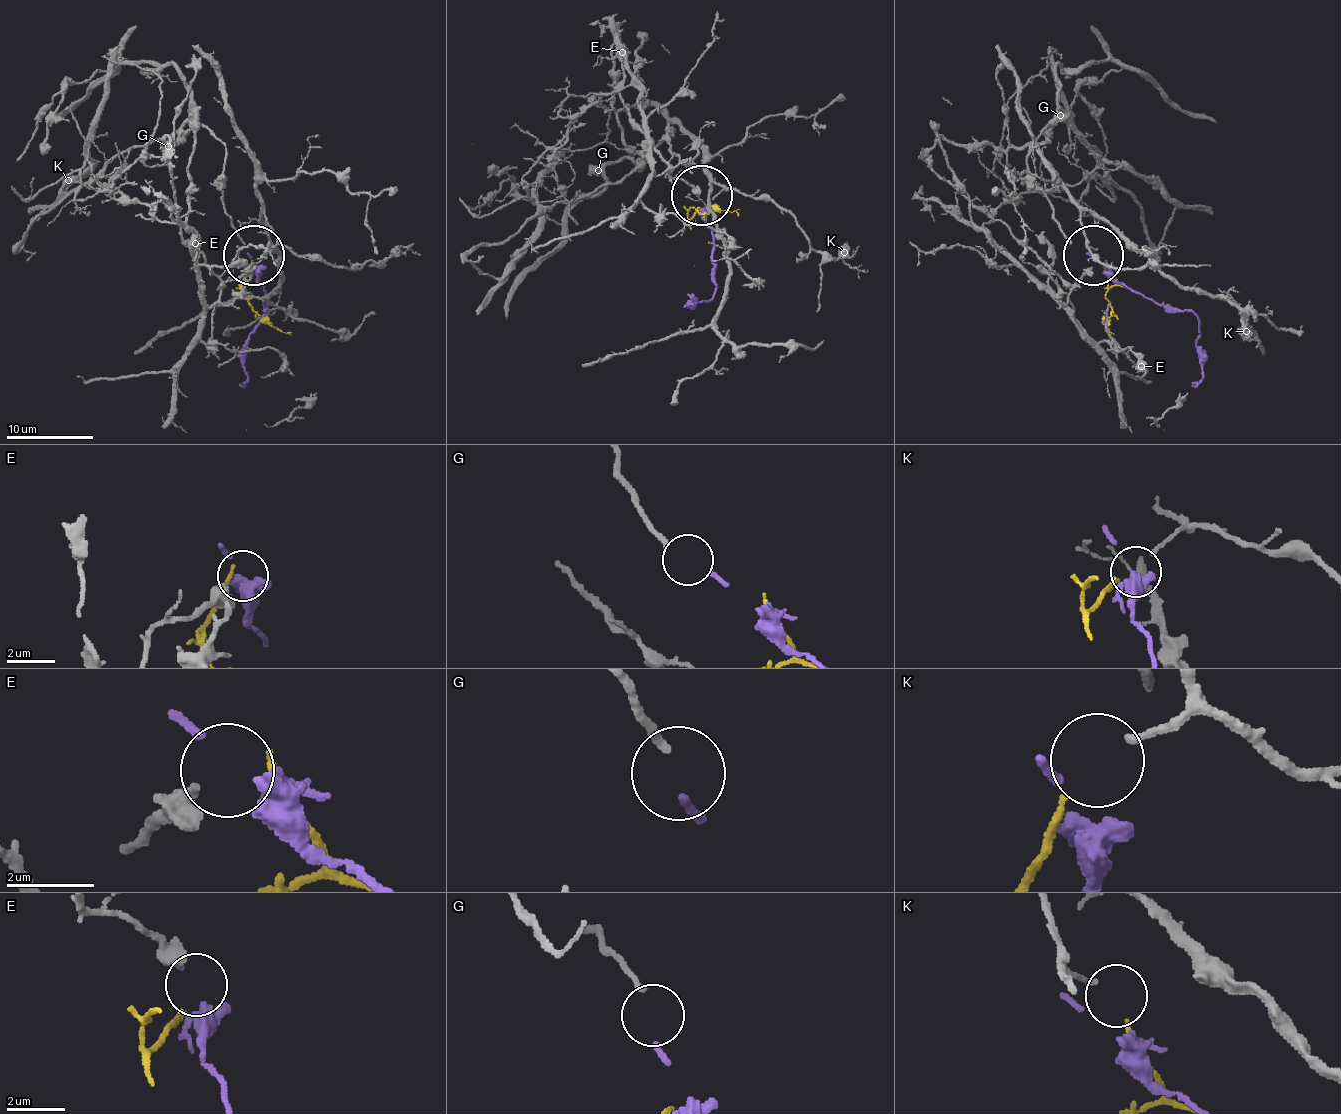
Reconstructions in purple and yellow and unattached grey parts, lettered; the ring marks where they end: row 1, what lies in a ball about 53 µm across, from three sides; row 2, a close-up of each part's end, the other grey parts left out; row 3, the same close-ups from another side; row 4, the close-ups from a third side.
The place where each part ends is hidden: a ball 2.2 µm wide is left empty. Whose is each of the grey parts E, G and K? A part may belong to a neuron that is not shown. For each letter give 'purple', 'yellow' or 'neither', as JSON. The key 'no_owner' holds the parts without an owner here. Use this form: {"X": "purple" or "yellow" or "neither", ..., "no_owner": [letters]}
{"E": "neither", "G": "purple", "K": "yellow", "no_owner": ["E"]}

